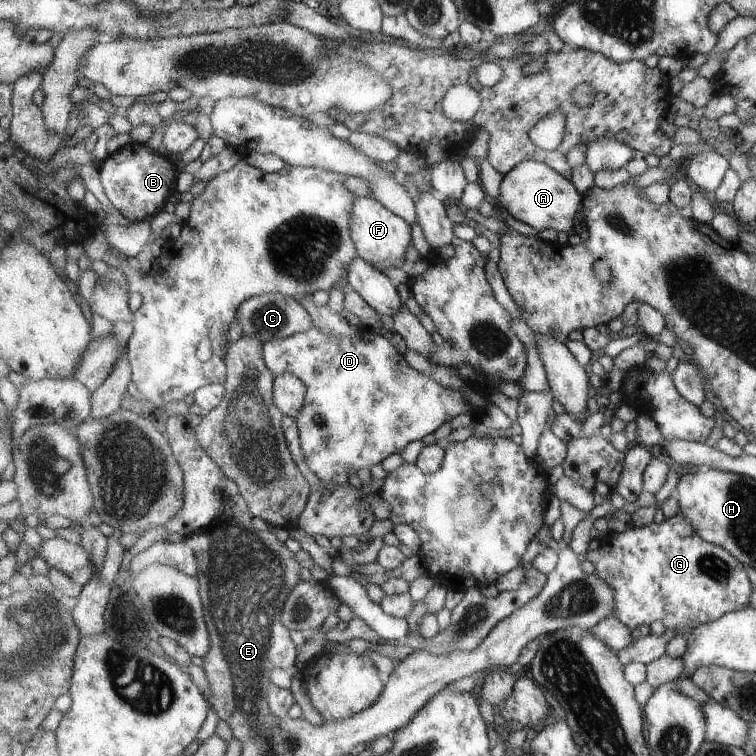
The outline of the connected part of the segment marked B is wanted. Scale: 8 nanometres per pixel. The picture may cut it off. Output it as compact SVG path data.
M129 142L99 165L100 180L108 200L129 222L150 221L177 192L178 170L167 156L141 143Z

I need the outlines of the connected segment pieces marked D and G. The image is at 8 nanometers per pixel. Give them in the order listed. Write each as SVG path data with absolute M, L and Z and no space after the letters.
M363 324L357 336L345 338L329 334L321 330L321 327L314 326L309 332L297 333L283 340L269 340L263 344L261 351L265 366L274 375L293 373L307 387L306 403L296 418L297 424L313 472L327 486L348 484L351 472L357 472L361 468L373 468L381 464L387 456L402 453L415 440L423 440L434 434L455 416L476 410L469 405L463 392L445 388L433 376L411 368L403 355L398 354L389 344L389 340Z
M683 513L665 518L659 524L651 522L643 527L631 526L623 532L611 531L599 538L598 549L589 551L585 560L593 563L594 573L615 590L613 616L631 630L643 624L651 626L657 621L669 630L693 630L702 624L719 620L727 613L749 608L753 594L753 584L743 563L725 547L701 538Z

